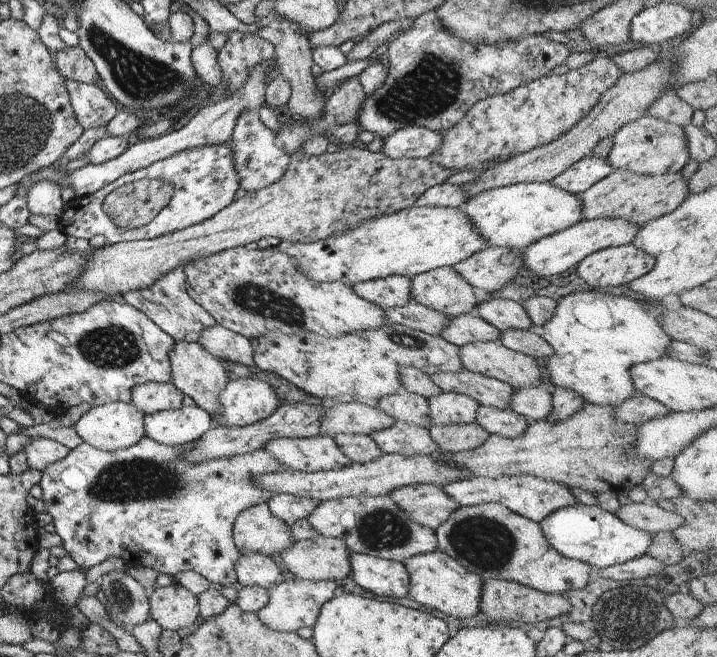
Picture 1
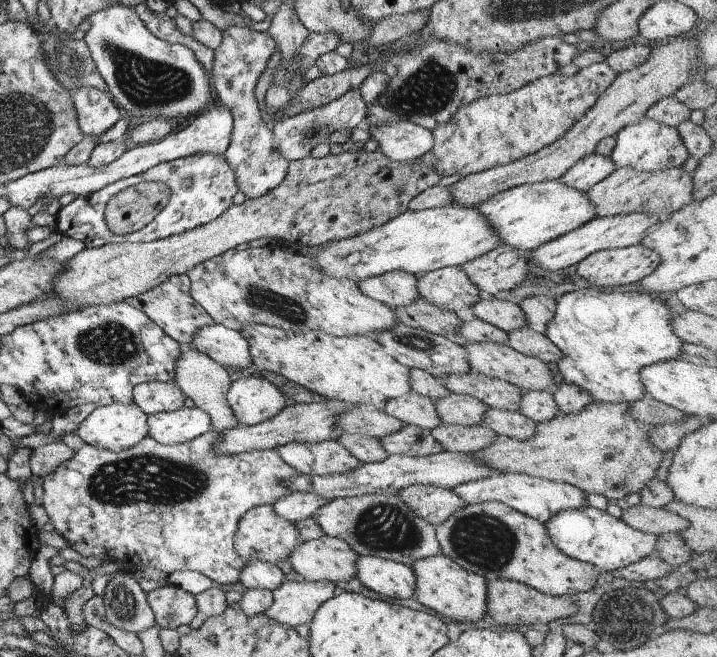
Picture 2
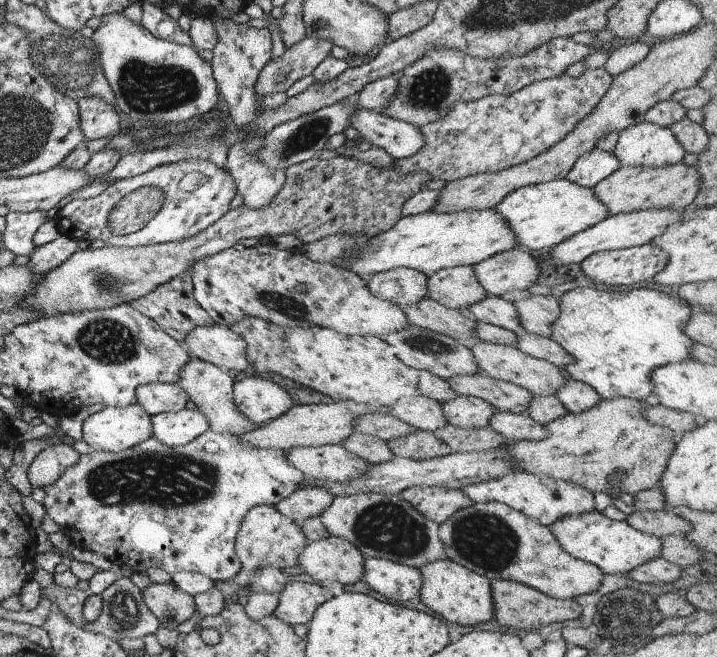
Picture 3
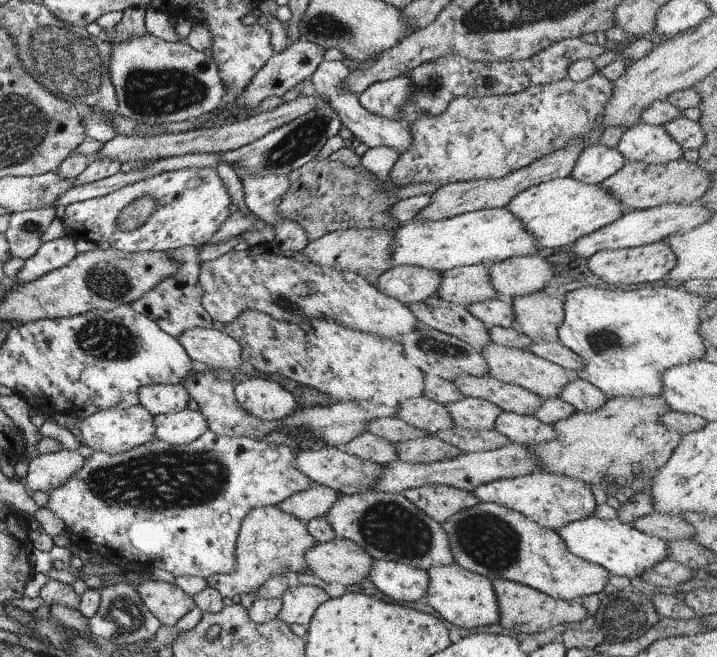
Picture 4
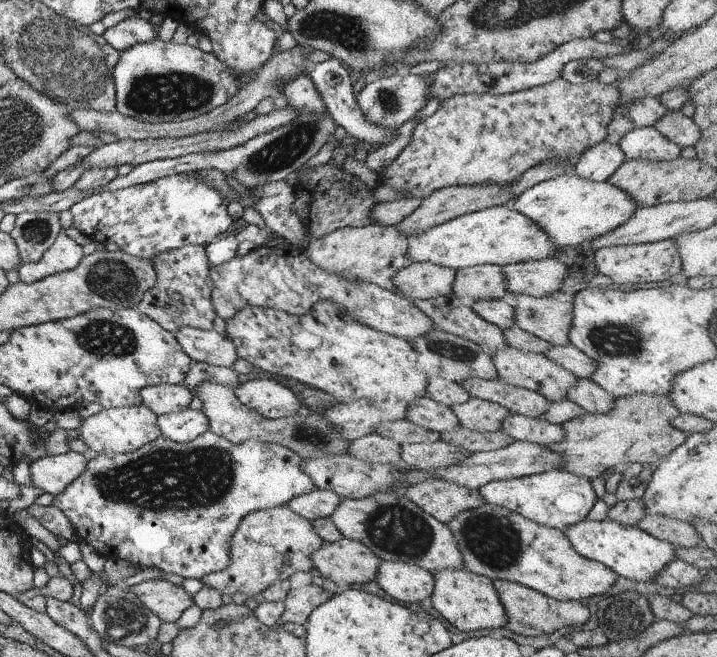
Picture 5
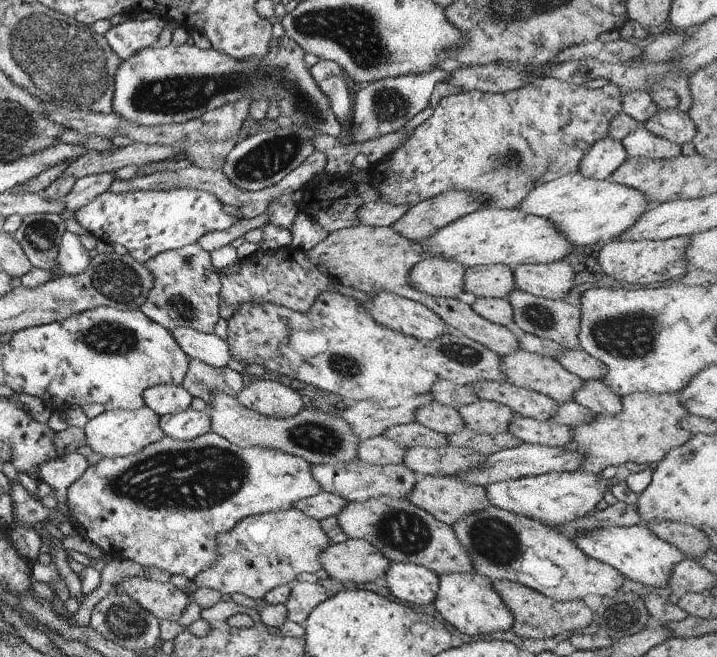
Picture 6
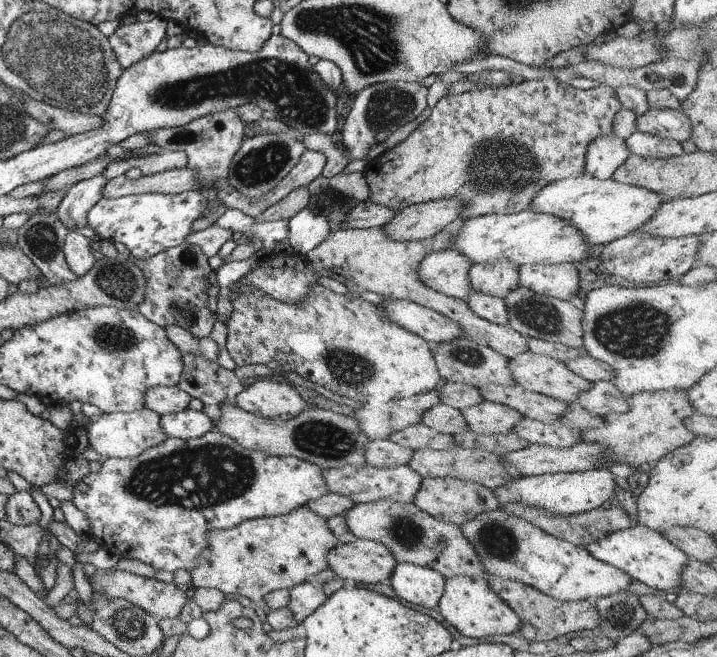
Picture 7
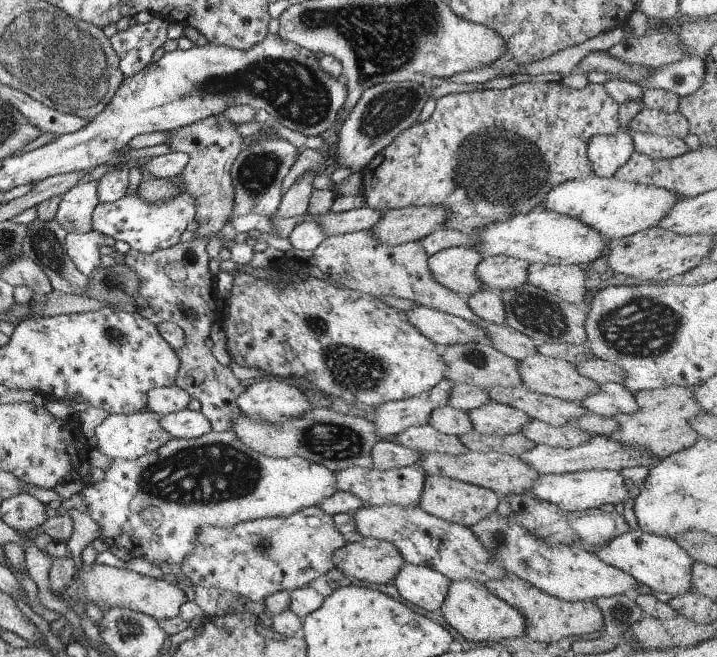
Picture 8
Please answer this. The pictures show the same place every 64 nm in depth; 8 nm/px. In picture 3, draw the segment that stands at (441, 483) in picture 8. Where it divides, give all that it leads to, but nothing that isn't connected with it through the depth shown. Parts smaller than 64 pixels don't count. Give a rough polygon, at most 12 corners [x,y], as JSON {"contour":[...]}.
{"contour":[[410,487],[400,495],[438,524],[474,504],[460,489]]}

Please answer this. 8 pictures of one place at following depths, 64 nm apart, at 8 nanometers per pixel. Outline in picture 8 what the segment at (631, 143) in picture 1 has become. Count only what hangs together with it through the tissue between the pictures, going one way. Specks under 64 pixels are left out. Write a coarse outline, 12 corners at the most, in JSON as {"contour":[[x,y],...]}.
{"contour":[[634,133],[635,151],[671,159],[690,148],[679,136]]}

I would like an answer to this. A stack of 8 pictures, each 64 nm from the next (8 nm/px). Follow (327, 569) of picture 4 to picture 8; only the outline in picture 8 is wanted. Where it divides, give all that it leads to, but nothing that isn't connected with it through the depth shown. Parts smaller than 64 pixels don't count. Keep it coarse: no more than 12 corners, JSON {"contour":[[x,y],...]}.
{"contour":[[382,539],[346,543],[336,568],[370,584],[393,583],[405,565]]}

